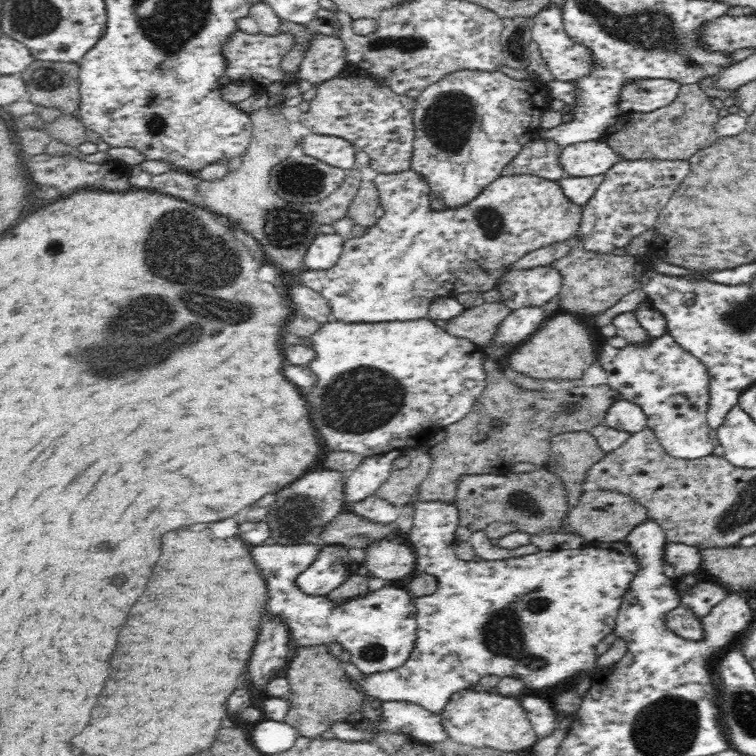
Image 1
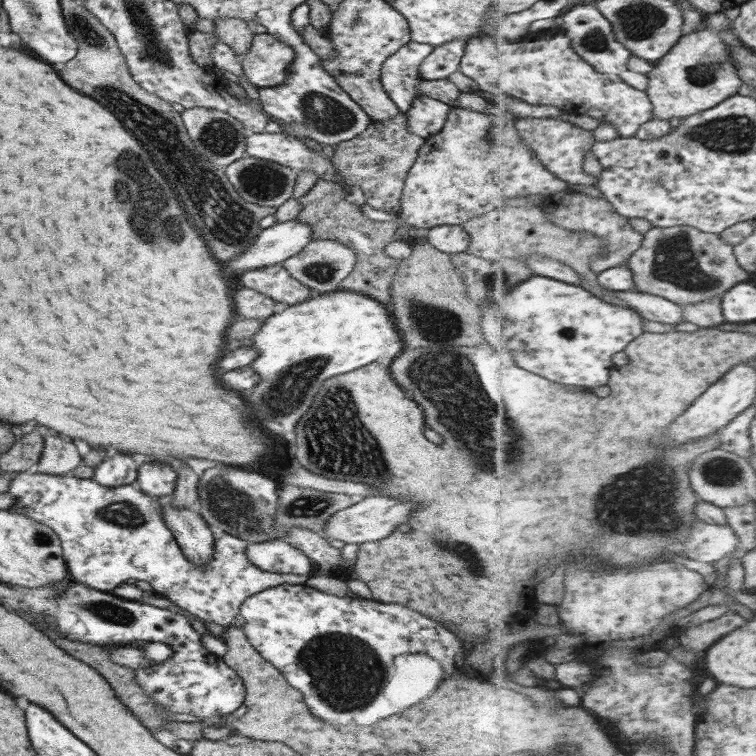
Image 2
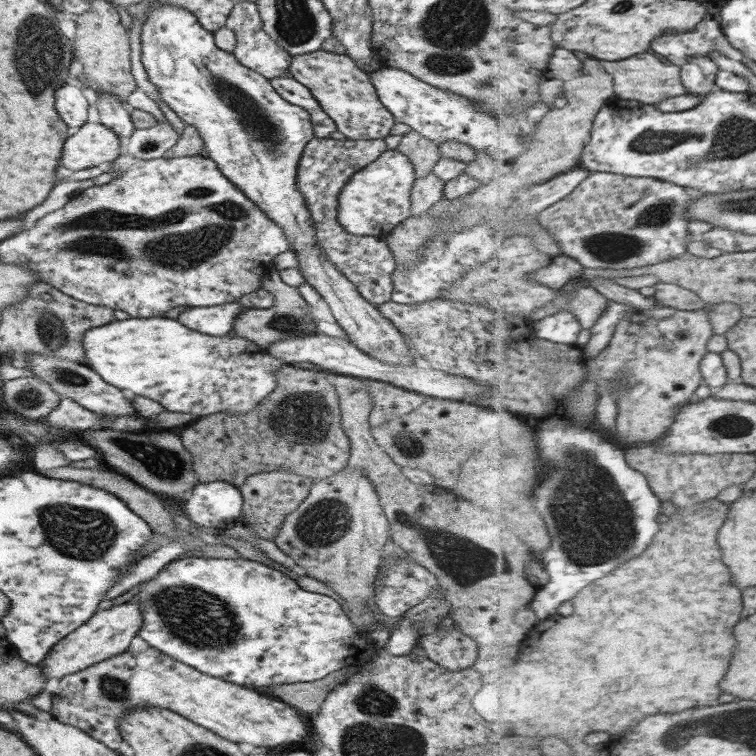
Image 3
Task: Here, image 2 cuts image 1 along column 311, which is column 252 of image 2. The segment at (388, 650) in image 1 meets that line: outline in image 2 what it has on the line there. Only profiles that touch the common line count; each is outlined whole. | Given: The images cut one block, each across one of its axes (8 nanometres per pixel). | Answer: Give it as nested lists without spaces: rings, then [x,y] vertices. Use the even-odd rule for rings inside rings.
[[[276,538],[264,543],[255,543],[245,548],[248,560],[265,563],[276,574],[306,575],[311,572],[312,561],[300,549],[292,547],[285,539]],[[283,584],[263,590],[246,598],[240,607],[240,616],[244,618],[245,623],[242,630],[246,638],[254,649],[259,650],[265,657],[271,659],[272,663],[284,675],[286,682],[290,686],[298,689],[304,697],[304,702],[308,705],[310,713],[314,717],[320,717],[320,720],[332,723],[332,725],[362,724],[370,726],[398,710],[410,710],[412,706],[420,704],[424,699],[431,696],[438,684],[450,678],[450,674],[464,662],[464,641],[456,633],[446,629],[439,622],[432,621],[431,618],[424,616],[415,609],[404,607],[395,603],[380,603],[372,599],[364,599],[351,595],[350,598],[338,598],[332,594],[316,590],[306,584]]]

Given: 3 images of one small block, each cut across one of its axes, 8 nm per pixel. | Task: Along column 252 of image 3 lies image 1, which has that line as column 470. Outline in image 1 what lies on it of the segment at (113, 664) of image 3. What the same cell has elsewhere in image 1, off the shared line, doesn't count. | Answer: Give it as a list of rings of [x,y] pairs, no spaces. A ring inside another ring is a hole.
[[[469,689],[458,690],[450,696],[448,704],[440,712],[444,729],[456,744],[470,744],[477,749],[518,752],[531,750],[540,739],[532,730],[520,698],[502,696],[494,691],[478,692]]]

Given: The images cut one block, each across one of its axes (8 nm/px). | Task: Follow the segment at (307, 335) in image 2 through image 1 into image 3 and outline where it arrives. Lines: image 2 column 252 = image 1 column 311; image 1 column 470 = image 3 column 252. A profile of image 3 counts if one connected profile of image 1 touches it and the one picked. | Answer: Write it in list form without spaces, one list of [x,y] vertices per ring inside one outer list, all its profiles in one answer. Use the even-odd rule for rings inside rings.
[[[169,317],[128,318],[114,320],[84,333],[87,366],[116,388],[132,390],[138,396],[160,402],[170,412],[190,412],[198,419],[216,413],[243,415],[250,412],[263,398],[276,388],[275,370],[286,362],[270,356],[264,348],[240,336],[210,336],[188,330]]]

